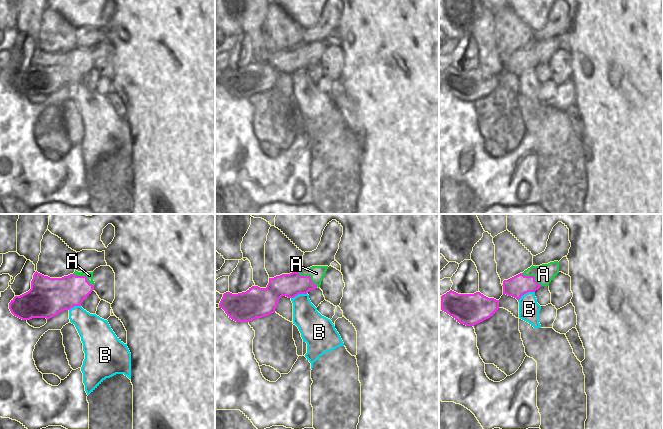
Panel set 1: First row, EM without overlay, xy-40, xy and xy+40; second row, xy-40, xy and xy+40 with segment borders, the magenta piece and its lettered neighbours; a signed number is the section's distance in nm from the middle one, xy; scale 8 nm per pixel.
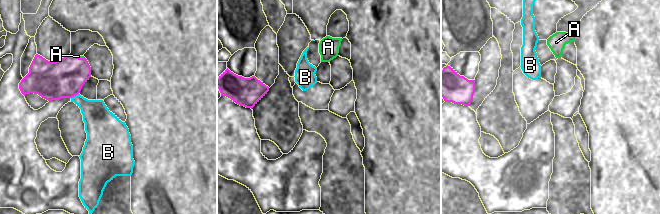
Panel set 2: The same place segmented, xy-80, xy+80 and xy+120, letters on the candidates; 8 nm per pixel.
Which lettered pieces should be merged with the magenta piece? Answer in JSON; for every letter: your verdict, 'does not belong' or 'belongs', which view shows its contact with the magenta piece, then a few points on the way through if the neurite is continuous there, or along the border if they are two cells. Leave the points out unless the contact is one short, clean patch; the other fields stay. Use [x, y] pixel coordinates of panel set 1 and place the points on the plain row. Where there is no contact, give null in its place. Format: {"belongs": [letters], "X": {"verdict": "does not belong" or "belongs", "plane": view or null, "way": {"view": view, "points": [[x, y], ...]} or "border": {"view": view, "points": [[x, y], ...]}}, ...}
{"belongs": [], "A": {"verdict": "does not belong", "plane": "xy", "border": {"view": "xy", "points": [[297, 47], [300, 51], [308, 51], [317, 62]]}}, "B": {"verdict": "does not belong", "plane": "xy+40", "border": {"view": "xy+40", "points": [[534, 67], [528, 67], [518, 76]]}}}

